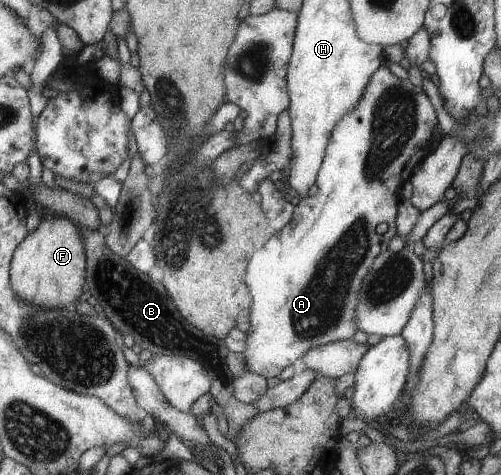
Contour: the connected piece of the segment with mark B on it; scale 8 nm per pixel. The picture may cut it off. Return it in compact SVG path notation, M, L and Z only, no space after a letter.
M82 228L82 237L85 237L86 289L91 297L98 301L104 316L108 317L107 320L118 333L130 335L134 344L141 349L147 349L151 355L164 356L170 352L203 363L212 380L208 391L220 397L222 415L228 426L224 437L234 441L241 427L258 411L252 404L239 402L230 393L234 377L224 362L228 349L223 340L207 336L190 325L180 315L161 282L154 281L148 274L135 270L124 258L110 251L102 230Z

